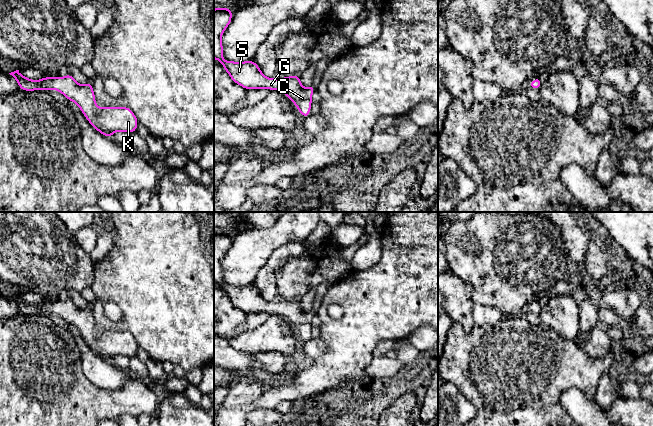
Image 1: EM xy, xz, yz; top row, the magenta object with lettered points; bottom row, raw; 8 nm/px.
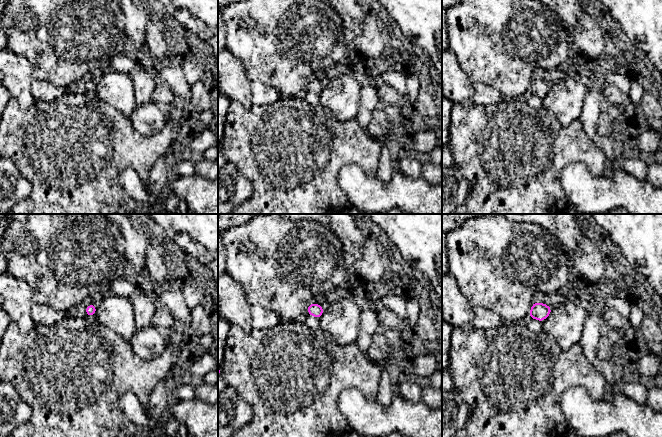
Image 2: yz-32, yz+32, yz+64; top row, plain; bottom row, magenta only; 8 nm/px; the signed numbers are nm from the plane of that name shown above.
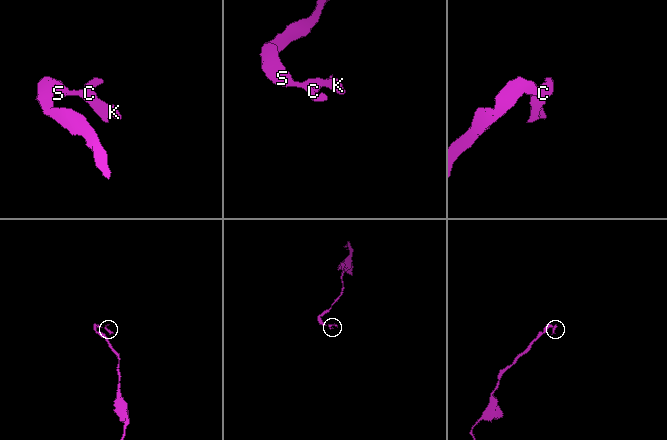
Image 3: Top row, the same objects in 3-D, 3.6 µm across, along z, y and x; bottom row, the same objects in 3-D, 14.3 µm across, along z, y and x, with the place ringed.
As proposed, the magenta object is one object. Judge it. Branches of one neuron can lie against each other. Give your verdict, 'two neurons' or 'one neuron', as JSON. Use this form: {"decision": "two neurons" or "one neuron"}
{"decision": "one neuron"}

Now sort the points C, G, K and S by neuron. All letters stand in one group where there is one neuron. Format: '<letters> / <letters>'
C G K S

